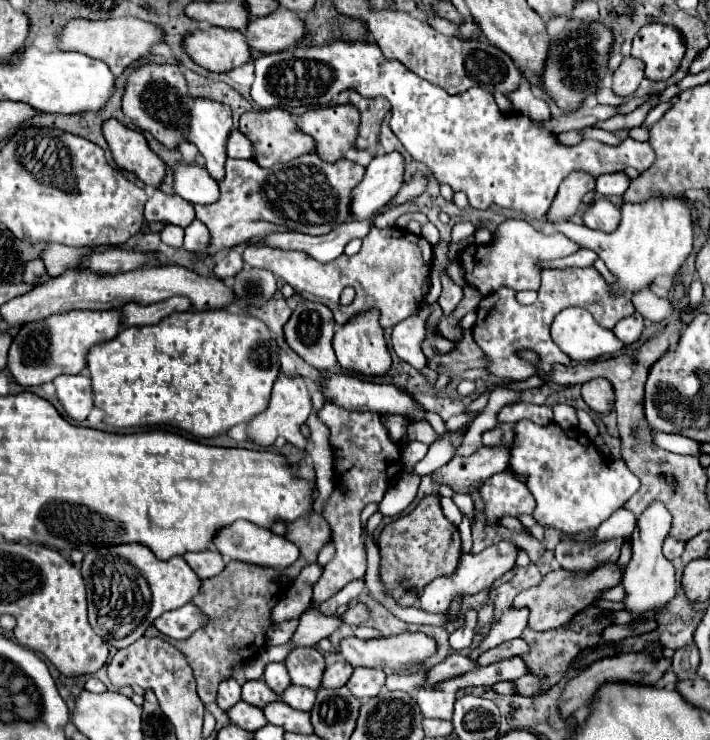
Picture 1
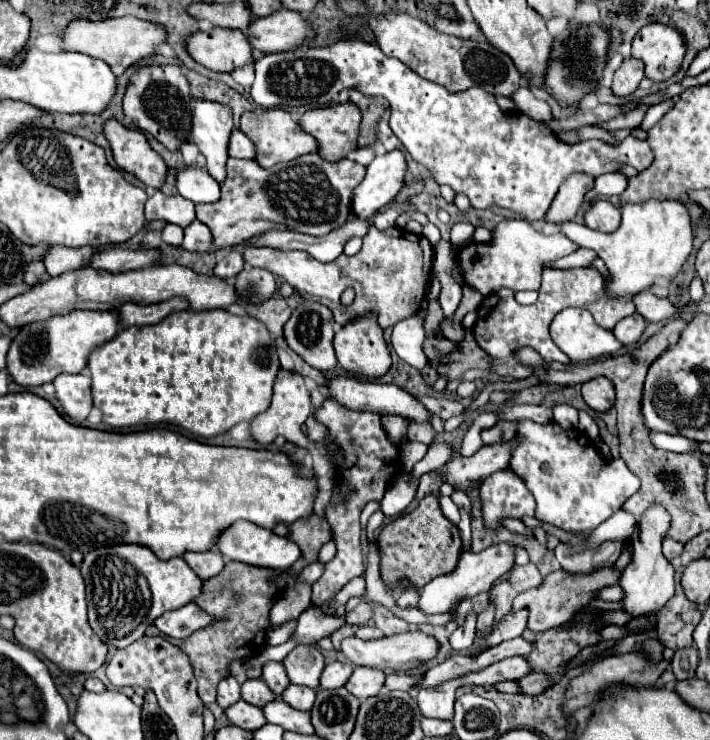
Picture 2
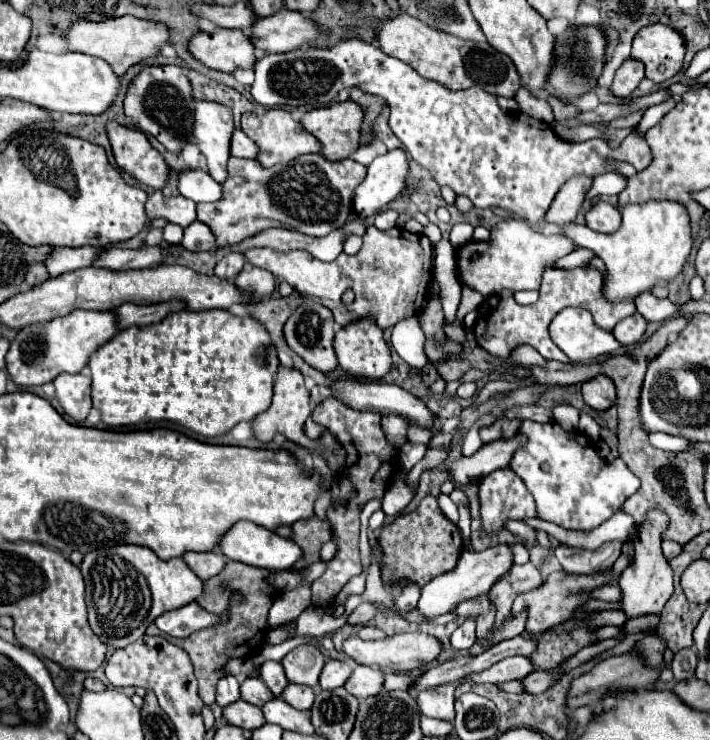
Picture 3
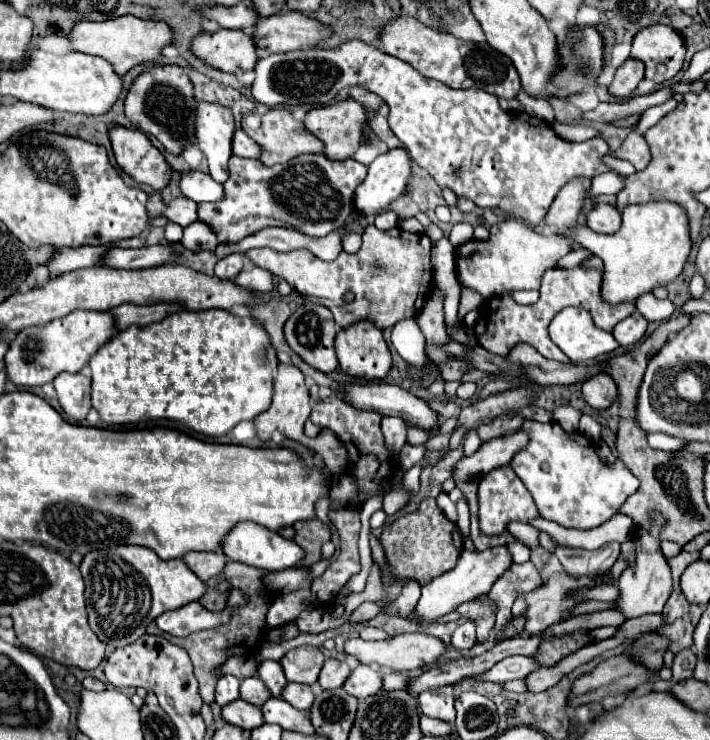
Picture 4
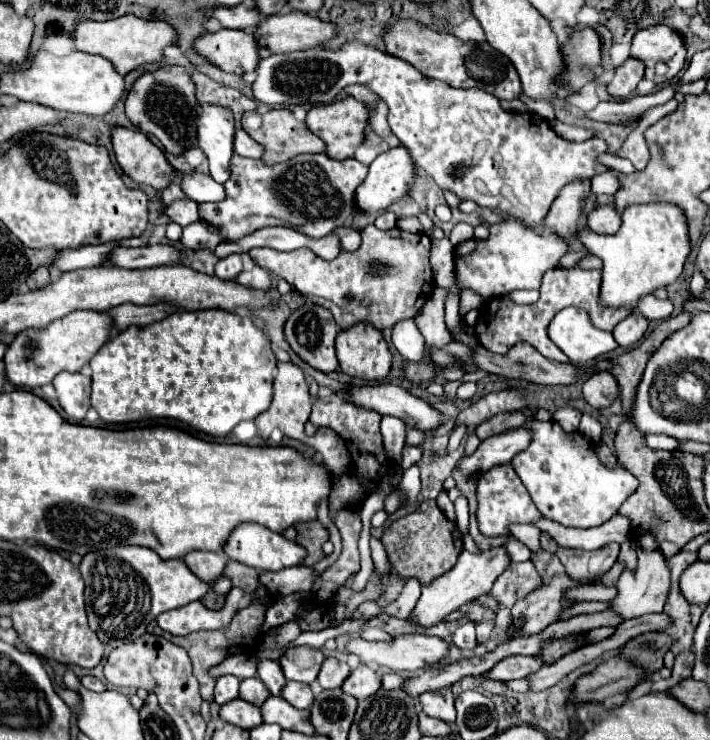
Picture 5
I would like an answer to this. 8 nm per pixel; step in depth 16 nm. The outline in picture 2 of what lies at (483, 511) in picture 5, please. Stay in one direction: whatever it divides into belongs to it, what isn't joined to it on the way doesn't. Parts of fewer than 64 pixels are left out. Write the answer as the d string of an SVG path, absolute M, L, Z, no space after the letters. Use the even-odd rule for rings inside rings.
M510 470L496 472L480 486L480 498L484 502L484 522L488 528L502 526L506 516L522 518L532 516L536 502L526 484Z

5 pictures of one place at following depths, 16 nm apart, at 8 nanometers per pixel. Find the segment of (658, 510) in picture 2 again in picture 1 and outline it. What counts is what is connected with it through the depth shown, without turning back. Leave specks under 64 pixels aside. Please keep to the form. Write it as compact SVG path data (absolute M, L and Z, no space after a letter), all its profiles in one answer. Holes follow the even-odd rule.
M652 502L636 520L636 528L632 534L632 558L624 570L622 586L626 588L626 610L642 614L656 606L670 602L676 596L676 580L674 580L674 566L662 554L662 542L668 536L672 526L672 514L664 504Z

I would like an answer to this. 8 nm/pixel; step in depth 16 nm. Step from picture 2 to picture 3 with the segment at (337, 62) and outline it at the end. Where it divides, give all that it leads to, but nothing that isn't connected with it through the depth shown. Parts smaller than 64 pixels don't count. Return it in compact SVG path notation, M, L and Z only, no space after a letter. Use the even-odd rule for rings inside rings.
M358 38L342 40L332 48L298 48L296 52L268 54L256 60L254 70L256 80L250 94L266 108L328 106L342 88L350 86L382 96L390 104L392 132L440 186L450 186L456 194L468 196L476 208L498 206L530 224L544 220L556 192L570 176L612 172L614 166L608 160L630 162L636 170L644 170L652 162L646 140L636 134L626 136L618 148L608 146L604 140L568 144L540 120L522 112L502 112L496 96L480 88L452 92Z

